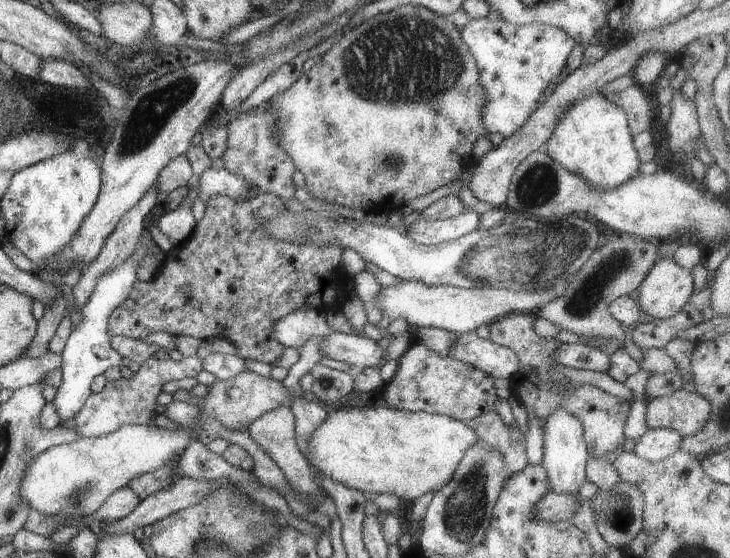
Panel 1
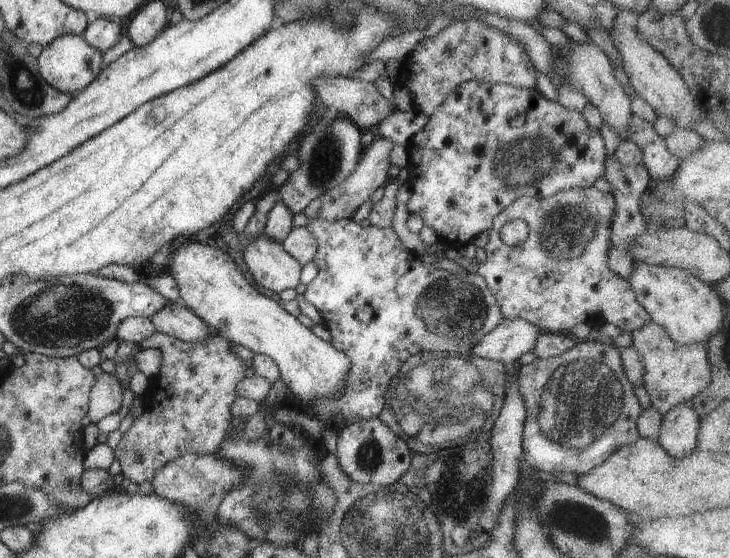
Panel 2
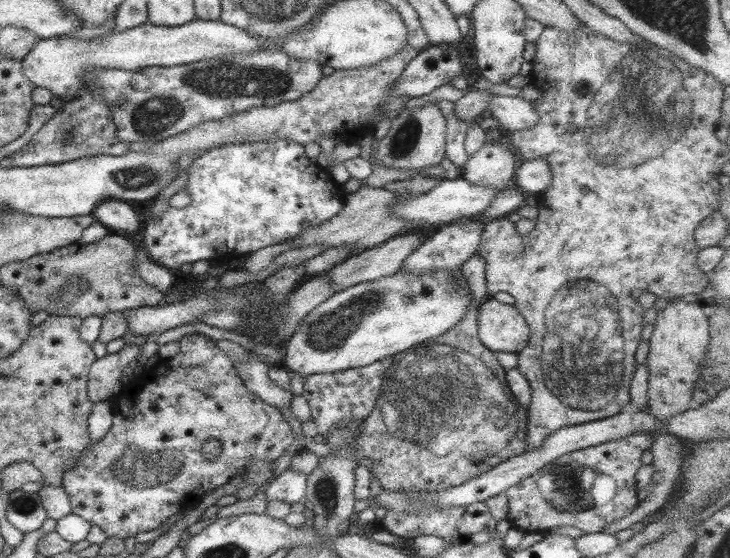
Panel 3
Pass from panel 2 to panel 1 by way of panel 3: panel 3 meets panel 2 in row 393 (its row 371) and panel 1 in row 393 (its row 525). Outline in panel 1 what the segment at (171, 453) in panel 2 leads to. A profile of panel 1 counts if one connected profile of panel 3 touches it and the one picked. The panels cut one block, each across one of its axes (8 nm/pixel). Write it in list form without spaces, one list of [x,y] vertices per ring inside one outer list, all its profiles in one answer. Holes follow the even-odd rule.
[[[155,355],[140,364],[140,370],[132,374],[130,378],[120,378],[108,383],[102,392],[91,393],[86,398],[84,405],[73,417],[75,432],[80,437],[100,437],[118,430],[125,425],[149,425],[156,426],[152,416],[156,414],[155,406],[157,397],[162,392],[162,386],[169,381],[179,379],[194,379],[203,371],[203,360],[198,355],[179,357],[172,355],[167,360],[158,360]]]

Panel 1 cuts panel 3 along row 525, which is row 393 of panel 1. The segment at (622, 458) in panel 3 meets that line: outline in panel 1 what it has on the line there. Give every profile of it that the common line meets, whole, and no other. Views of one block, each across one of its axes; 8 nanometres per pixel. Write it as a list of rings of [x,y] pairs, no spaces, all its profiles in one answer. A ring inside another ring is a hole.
[[[512,313],[489,324],[489,340],[510,348],[519,359],[519,368],[509,379],[511,395],[541,423],[542,428],[546,427],[548,418],[558,410],[563,409],[576,416],[583,425],[583,436],[589,457],[605,459],[613,464],[623,452],[627,440],[624,430],[631,408],[629,402],[589,383],[554,381],[551,378],[552,370],[557,365],[562,365],[557,364],[555,353],[563,344],[554,337],[538,335],[538,332],[535,332],[535,320],[535,313]]]

